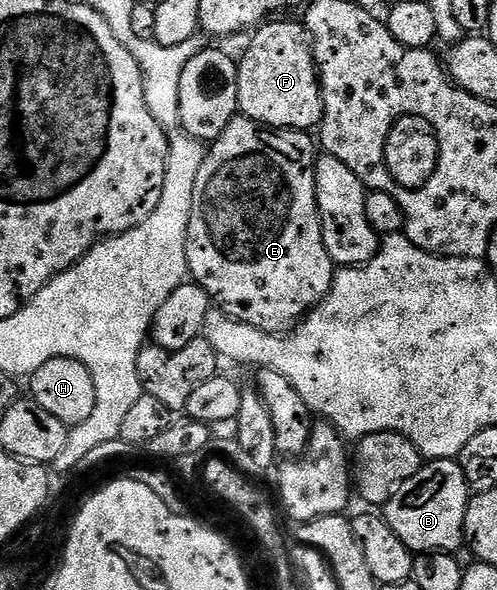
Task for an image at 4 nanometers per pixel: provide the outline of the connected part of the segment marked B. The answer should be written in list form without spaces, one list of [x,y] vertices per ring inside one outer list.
[[[433,459],[422,464],[421,470],[411,479],[407,479],[399,488],[393,492],[393,498],[383,506],[383,516],[385,522],[403,539],[403,543],[414,554],[423,553],[452,553],[462,548],[465,541],[465,516],[471,490],[460,464],[453,459]]]

